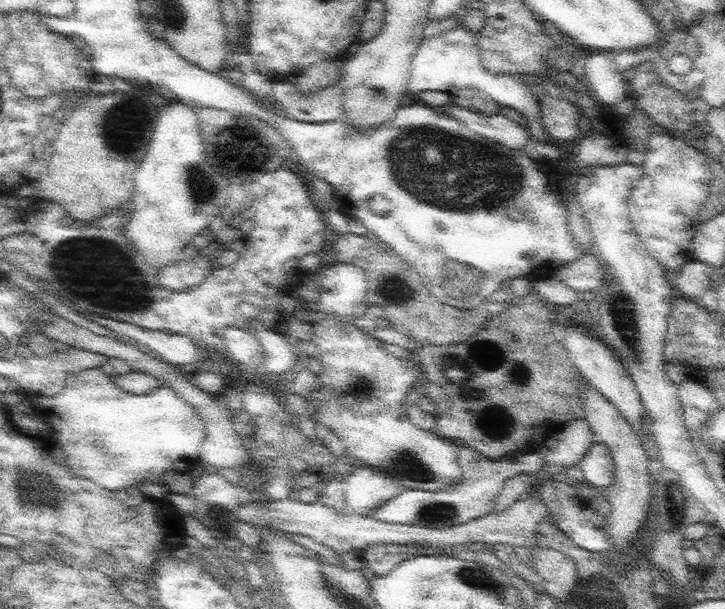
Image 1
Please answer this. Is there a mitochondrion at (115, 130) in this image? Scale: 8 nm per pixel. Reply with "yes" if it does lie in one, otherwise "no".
yes

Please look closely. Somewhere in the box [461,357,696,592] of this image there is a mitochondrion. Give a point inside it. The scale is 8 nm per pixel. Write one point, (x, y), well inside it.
(500, 424)

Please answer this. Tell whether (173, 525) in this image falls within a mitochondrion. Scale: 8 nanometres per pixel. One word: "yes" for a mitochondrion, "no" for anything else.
no

